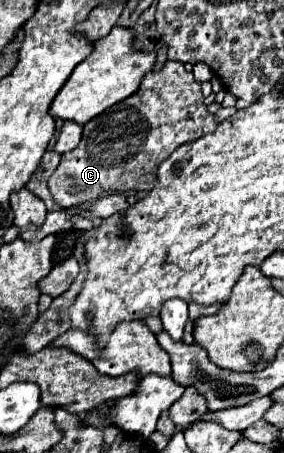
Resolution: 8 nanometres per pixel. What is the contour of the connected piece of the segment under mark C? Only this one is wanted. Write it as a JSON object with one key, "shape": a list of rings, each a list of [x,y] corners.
{"shape":[[[165,62],[159,72],[145,74],[135,94],[83,126],[79,146],[61,156],[57,170],[49,178],[53,200],[61,208],[73,208],[111,194],[111,190],[151,190],[159,162],[169,158],[177,146],[211,132],[205,128],[207,118],[211,114],[203,102],[201,84],[181,62]]]}

